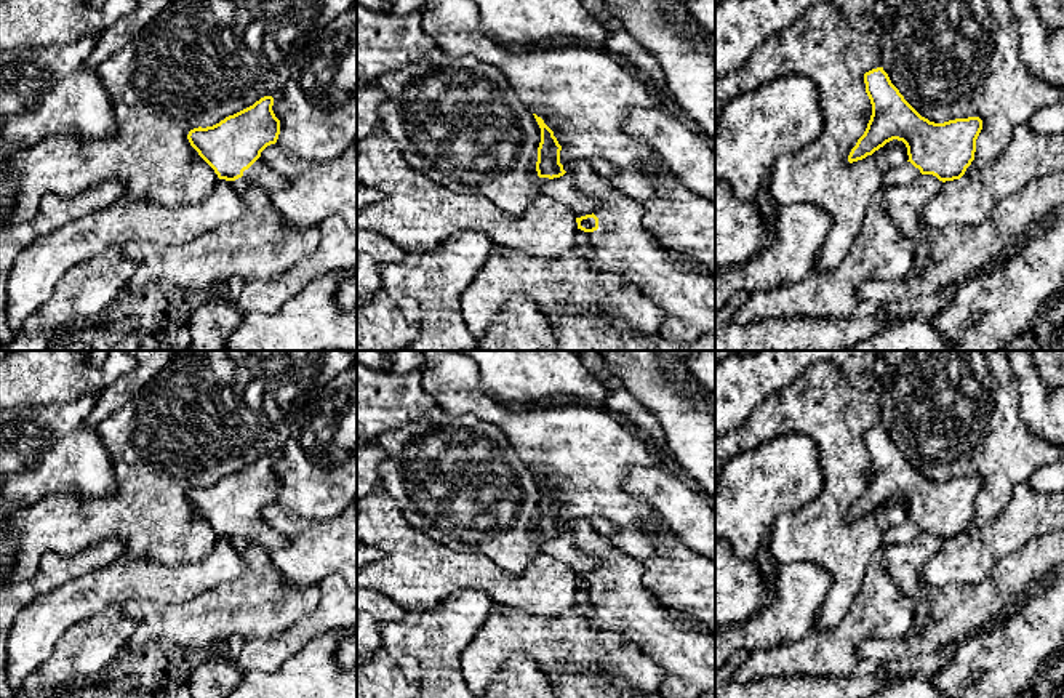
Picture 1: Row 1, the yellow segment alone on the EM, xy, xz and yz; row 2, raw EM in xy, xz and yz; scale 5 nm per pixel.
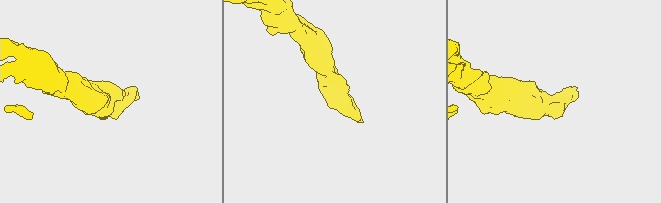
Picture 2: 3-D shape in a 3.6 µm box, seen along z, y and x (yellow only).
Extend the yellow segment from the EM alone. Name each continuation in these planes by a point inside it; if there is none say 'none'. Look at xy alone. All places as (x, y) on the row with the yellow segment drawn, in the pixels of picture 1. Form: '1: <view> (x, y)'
1: xy (258, 175)

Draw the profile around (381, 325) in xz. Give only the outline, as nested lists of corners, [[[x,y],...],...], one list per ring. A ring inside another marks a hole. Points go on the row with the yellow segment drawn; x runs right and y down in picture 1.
[[[382,288],[371,299],[357,298],[357,351],[402,351],[418,333]]]

